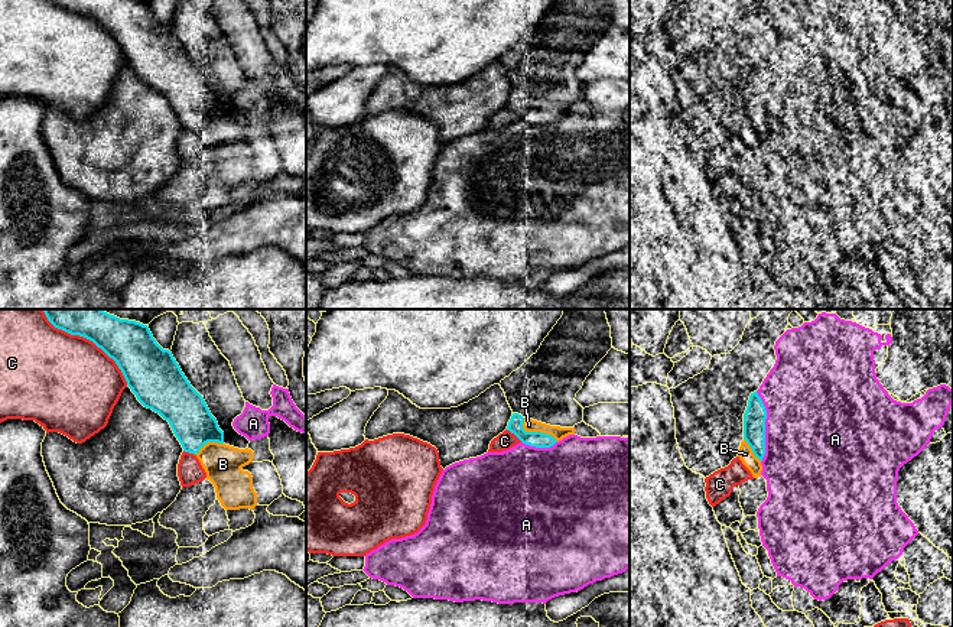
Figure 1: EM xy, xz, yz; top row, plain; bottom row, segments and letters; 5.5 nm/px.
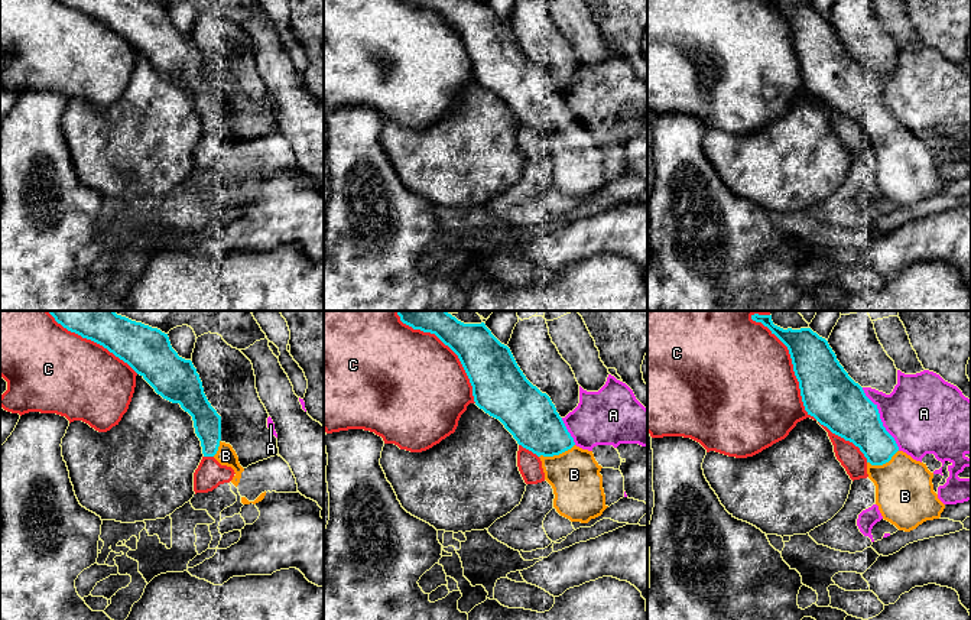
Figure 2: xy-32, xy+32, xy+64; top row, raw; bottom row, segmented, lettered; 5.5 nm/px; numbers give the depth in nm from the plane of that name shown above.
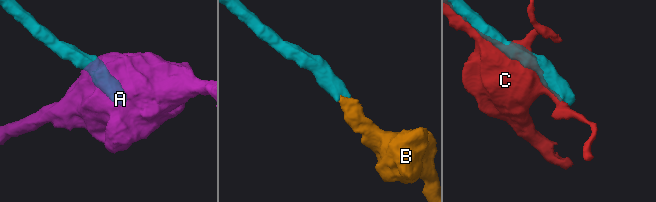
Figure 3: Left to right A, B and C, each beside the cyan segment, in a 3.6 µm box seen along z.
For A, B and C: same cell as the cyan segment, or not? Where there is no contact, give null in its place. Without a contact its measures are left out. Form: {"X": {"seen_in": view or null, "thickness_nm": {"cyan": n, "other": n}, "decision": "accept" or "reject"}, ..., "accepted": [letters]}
{"A": {"seen_in": "yz", "thickness_nm": {"cyan": 130, "other": 500}, "decision": "reject"}, "B": {"seen_in": "xz", "thickness_nm": {"cyan": 90, "other": 80}, "decision": "accept"}, "C": {"seen_in": "xy", "thickness_nm": {"cyan": 260, "other": 480}, "decision": "reject"}, "accepted": ["B"]}

